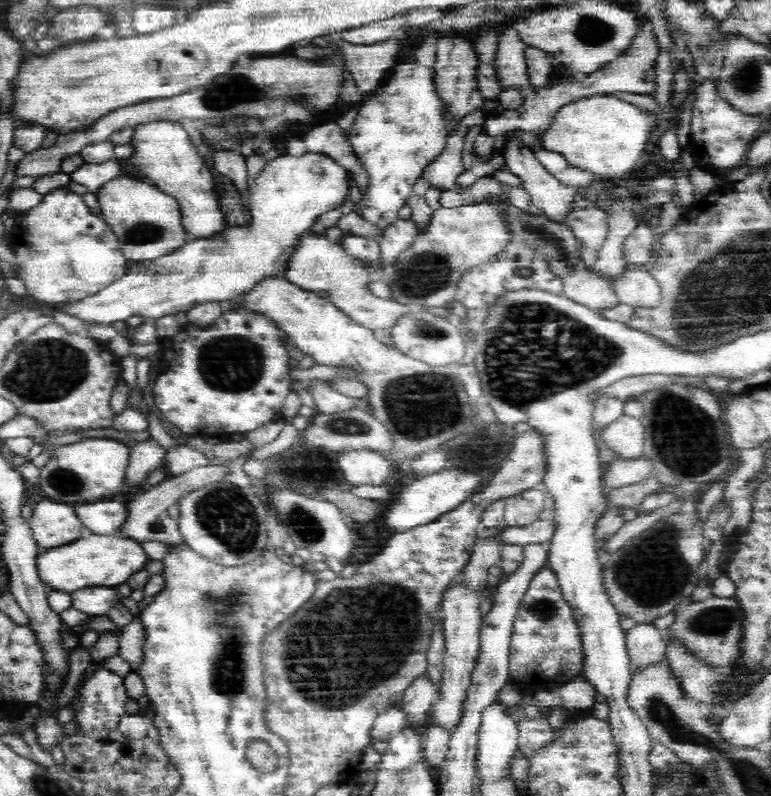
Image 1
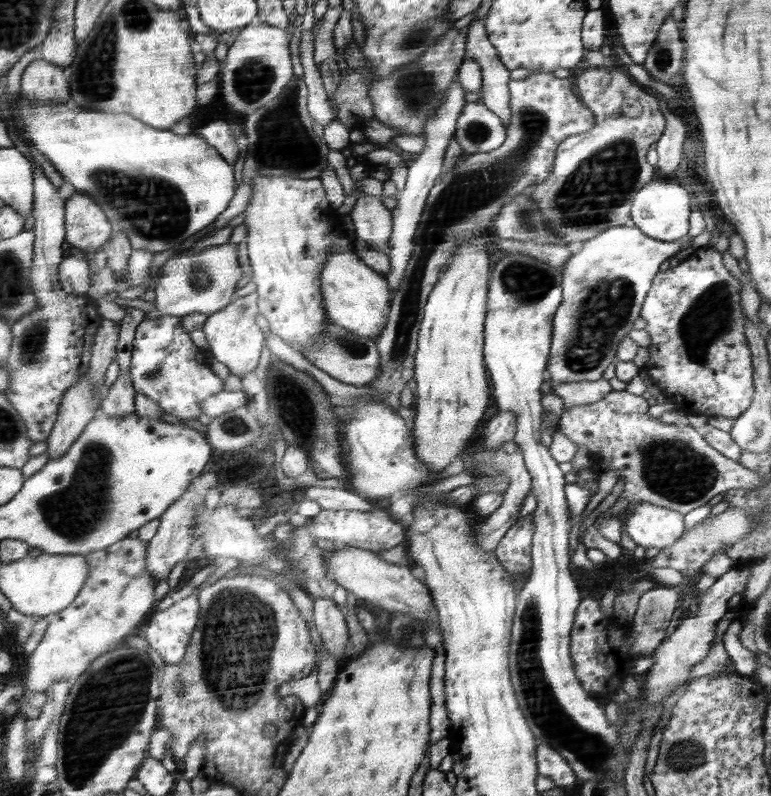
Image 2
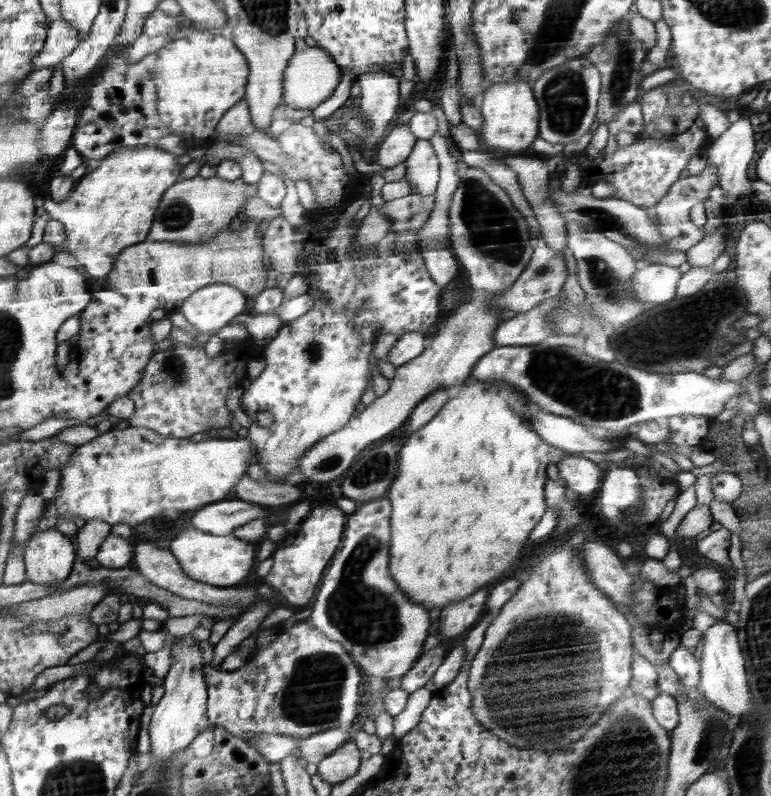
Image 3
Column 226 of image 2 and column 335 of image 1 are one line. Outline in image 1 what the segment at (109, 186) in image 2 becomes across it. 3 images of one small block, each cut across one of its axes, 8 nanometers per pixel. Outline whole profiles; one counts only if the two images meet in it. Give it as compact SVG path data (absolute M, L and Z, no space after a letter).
M308 151L303 156L282 154L278 158L267 160L267 164L254 179L253 185L249 187L247 204L250 209L250 224L238 226L225 230L217 237L213 236L202 240L188 240L188 242L170 254L149 261L135 261L130 263L126 272L98 290L96 294L82 298L81 300L58 304L54 307L58 311L64 311L72 318L78 318L86 324L98 324L101 332L109 335L121 329L125 320L132 316L142 316L148 321L154 321L166 314L176 314L180 311L189 311L198 304L220 300L237 300L246 290L250 290L258 278L266 274L286 271L287 263L296 252L302 237L305 237L314 222L322 214L333 210L342 210L342 206L352 198L350 186L352 186L352 175L350 171L336 162L334 158L326 153Z

